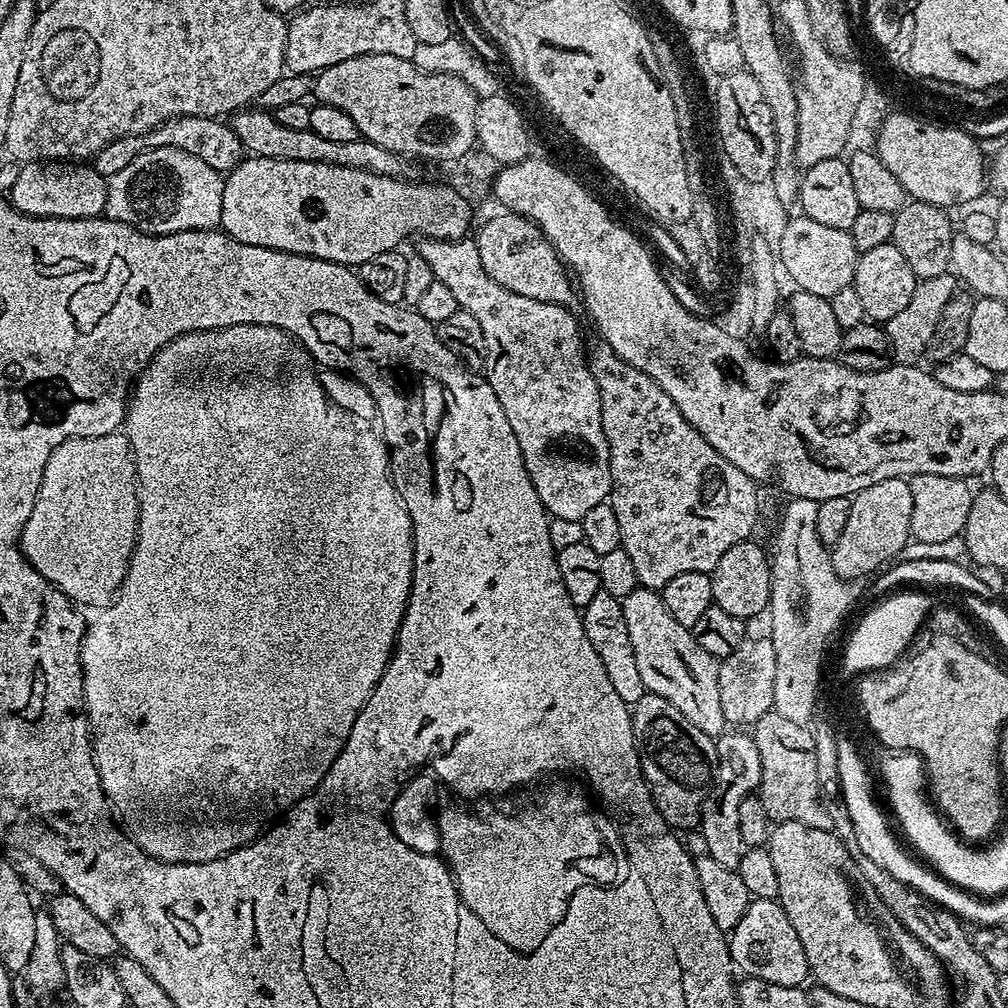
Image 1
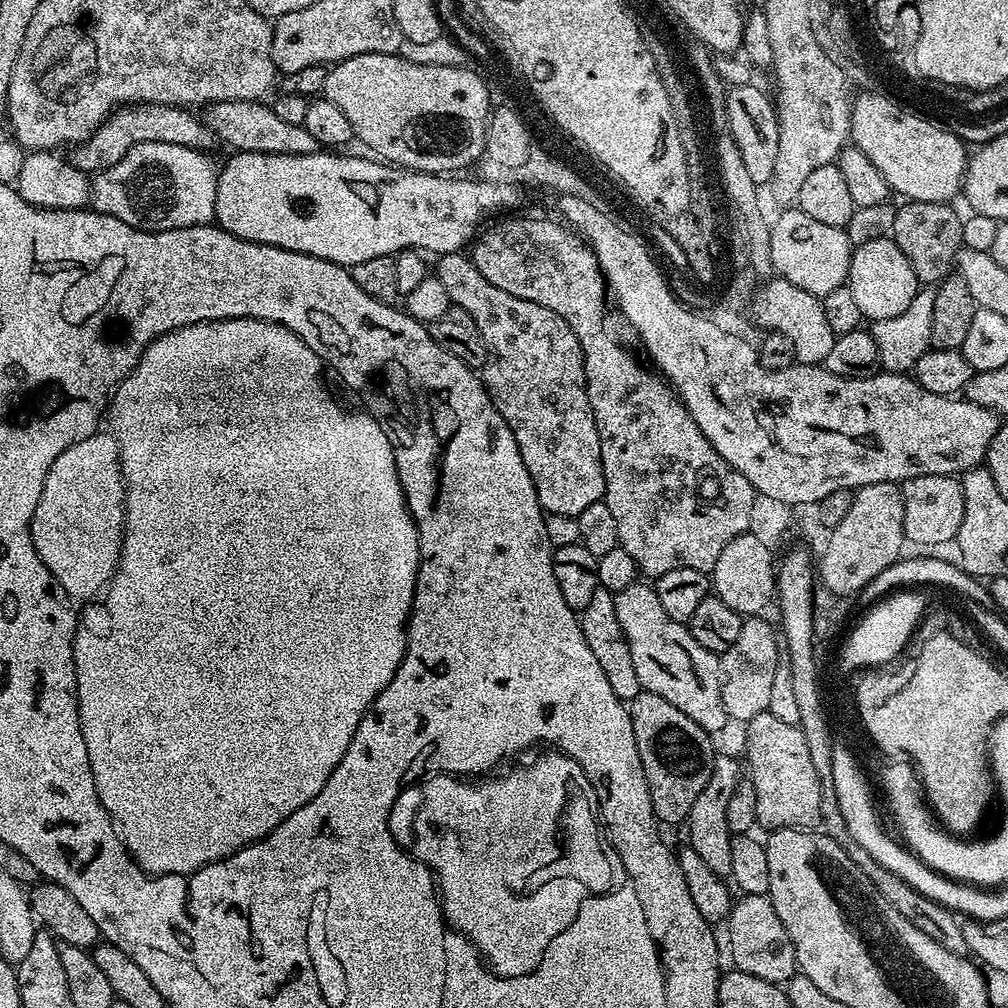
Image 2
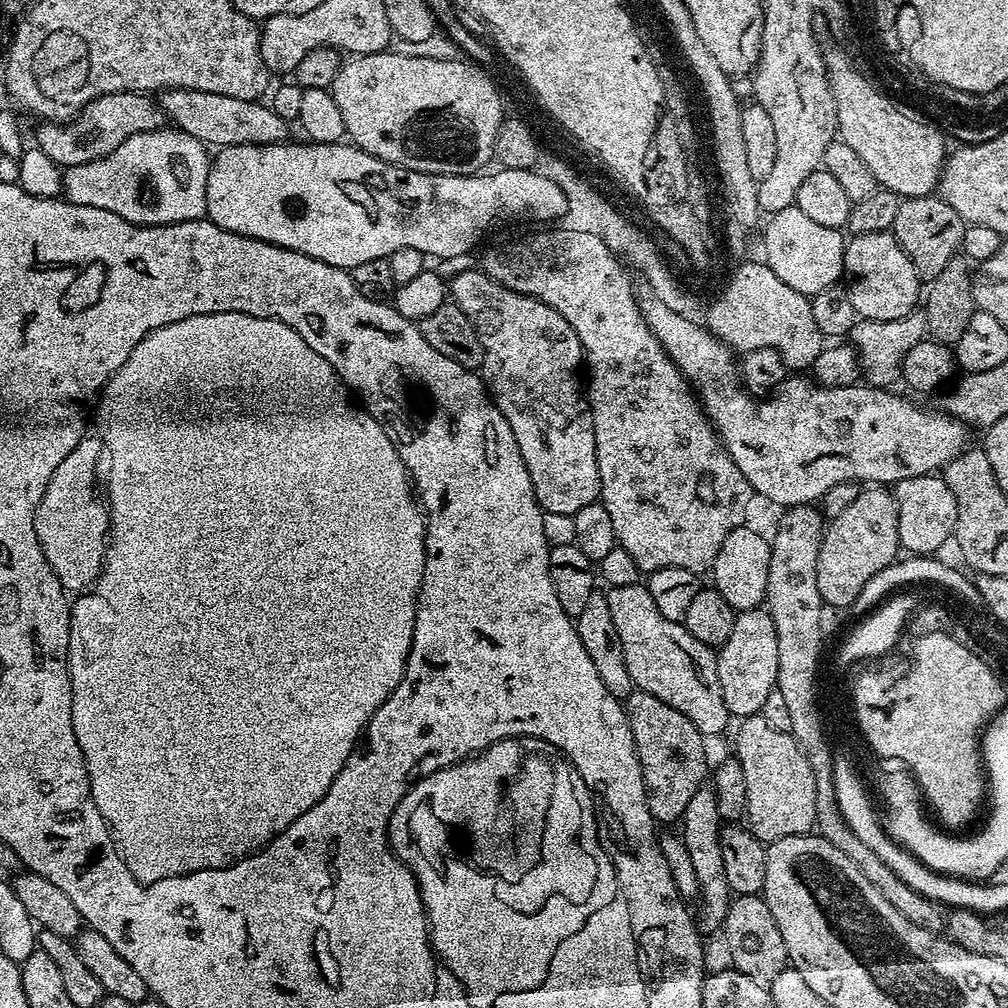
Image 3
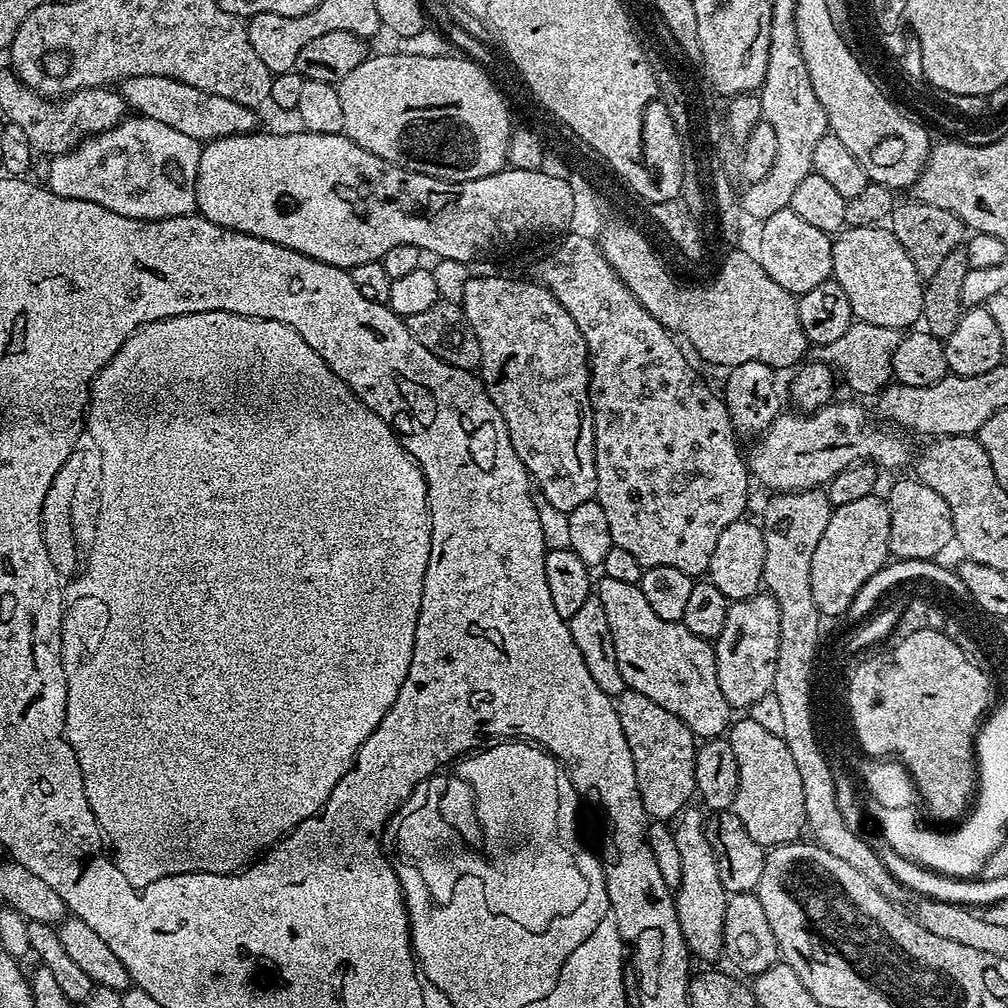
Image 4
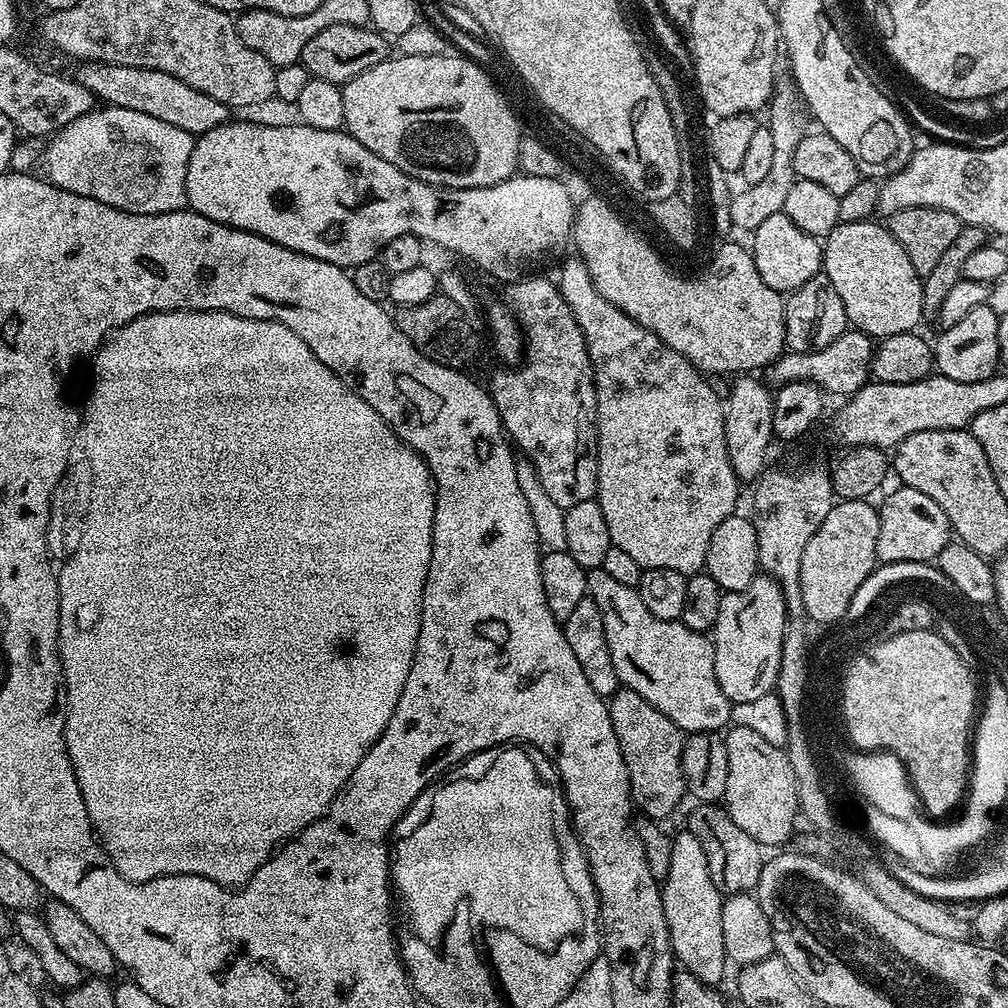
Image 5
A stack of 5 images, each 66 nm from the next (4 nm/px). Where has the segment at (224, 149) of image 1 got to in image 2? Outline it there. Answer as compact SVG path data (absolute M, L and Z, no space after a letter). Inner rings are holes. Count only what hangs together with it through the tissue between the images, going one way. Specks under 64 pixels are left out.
M138 104L117 110L100 124L89 140L83 144L75 145L71 149L70 163L78 170L89 174L95 174L122 162L126 154L134 146L142 142L170 142L197 148L199 152L208 154L212 147L218 144L216 135L210 130L210 126L190 113L187 107L174 104Z

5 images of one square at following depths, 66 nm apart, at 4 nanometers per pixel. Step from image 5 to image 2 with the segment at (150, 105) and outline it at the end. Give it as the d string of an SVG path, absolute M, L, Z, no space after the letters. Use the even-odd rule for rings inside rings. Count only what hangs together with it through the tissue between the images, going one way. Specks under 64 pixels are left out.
M260 100L214 102L203 109L202 119L210 126L217 141L226 143L236 152L261 152L262 154L310 154L321 151L320 145L303 124L285 122L274 110Z

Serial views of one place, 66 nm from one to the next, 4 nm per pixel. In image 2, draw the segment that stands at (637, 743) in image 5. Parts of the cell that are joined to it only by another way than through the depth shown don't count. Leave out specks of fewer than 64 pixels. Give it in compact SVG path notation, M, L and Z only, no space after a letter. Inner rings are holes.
M641 690L627 705L634 726L634 742L638 746L638 758L642 758L642 770L652 799L652 809L661 825L680 824L687 821L690 806L694 806L702 786L712 773L714 751L713 737L698 726L678 706L670 706L666 698Z

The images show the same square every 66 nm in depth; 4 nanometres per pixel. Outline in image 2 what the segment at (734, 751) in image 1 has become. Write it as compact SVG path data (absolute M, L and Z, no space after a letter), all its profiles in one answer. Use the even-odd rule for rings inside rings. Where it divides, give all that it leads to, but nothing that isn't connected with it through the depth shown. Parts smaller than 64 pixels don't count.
M717 755L715 757L710 778L706 782L706 786L702 786L702 794L698 794L694 806L690 806L690 814L686 821L687 843L696 851L698 858L702 858L702 862L706 862L706 866L710 866L710 870L714 870L714 874L721 878L731 877L732 874L730 850L734 834L728 829L726 806L730 806L730 798L734 794L737 784L742 780L742 764L739 759L737 760L732 756Z

